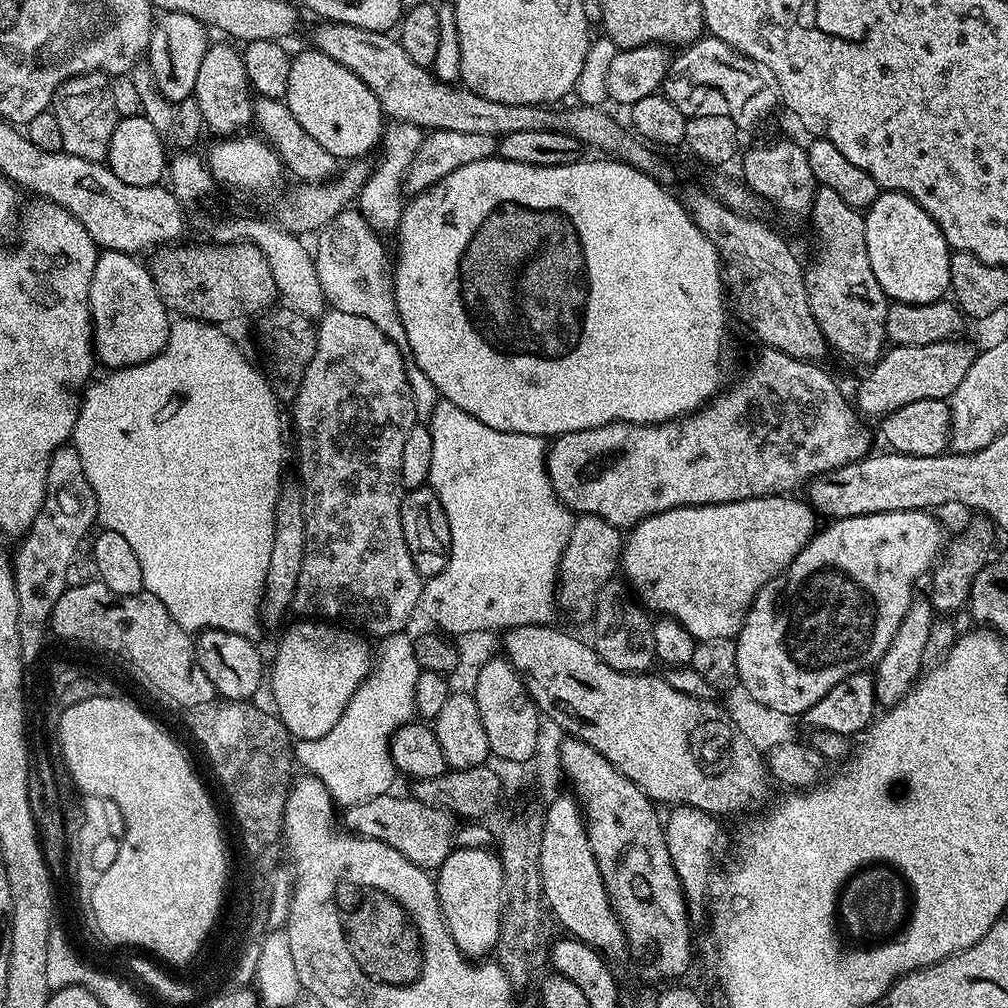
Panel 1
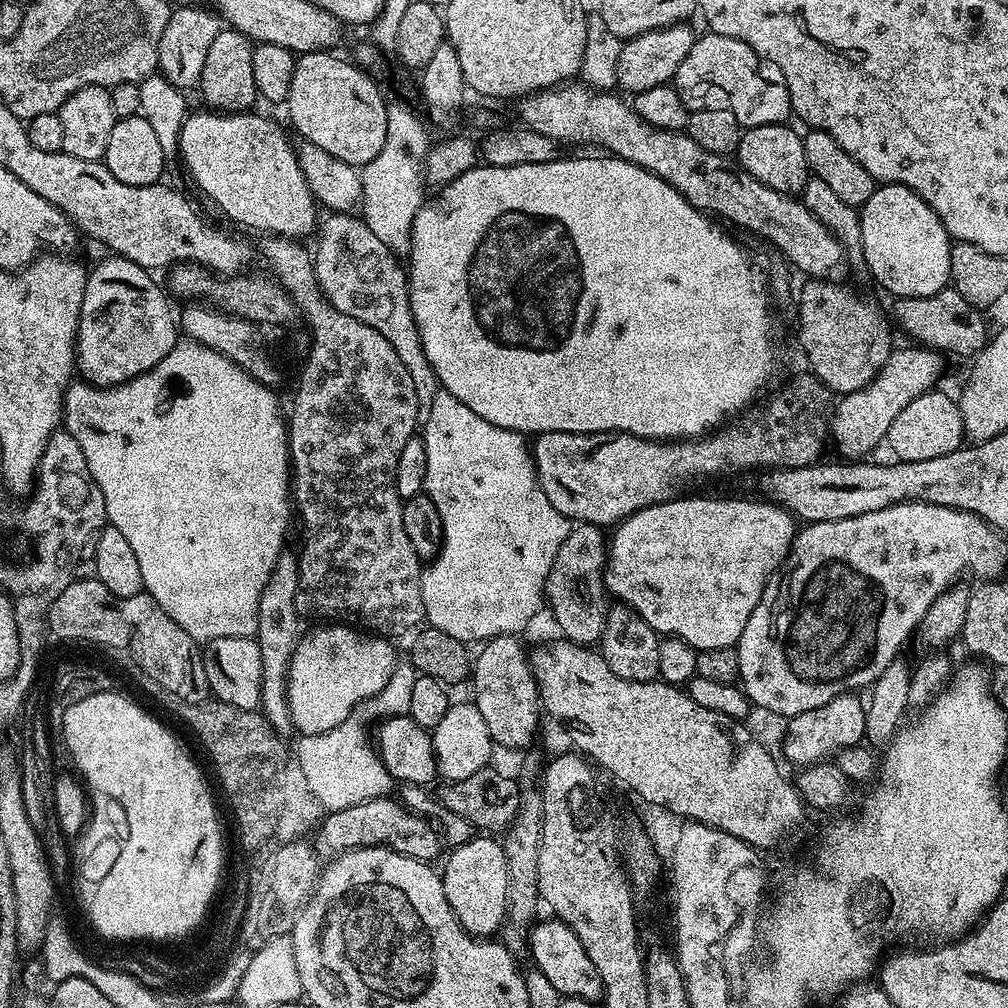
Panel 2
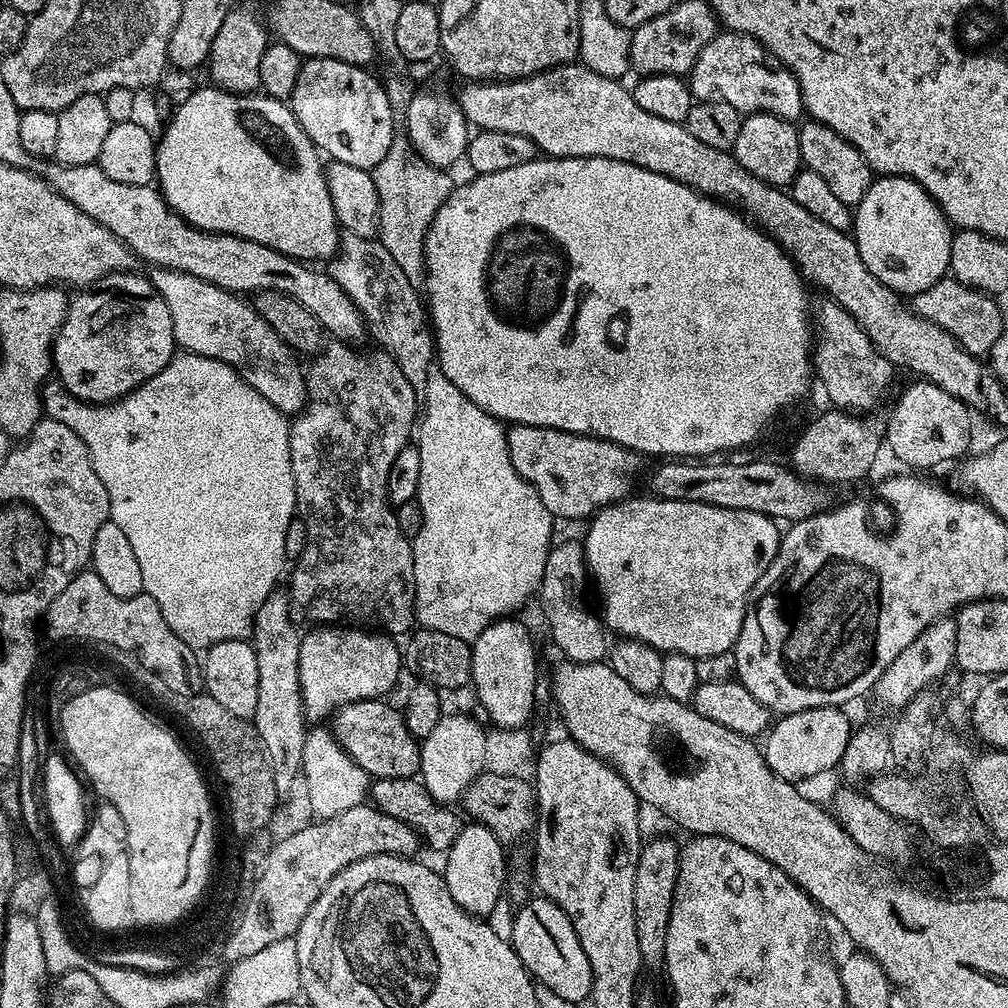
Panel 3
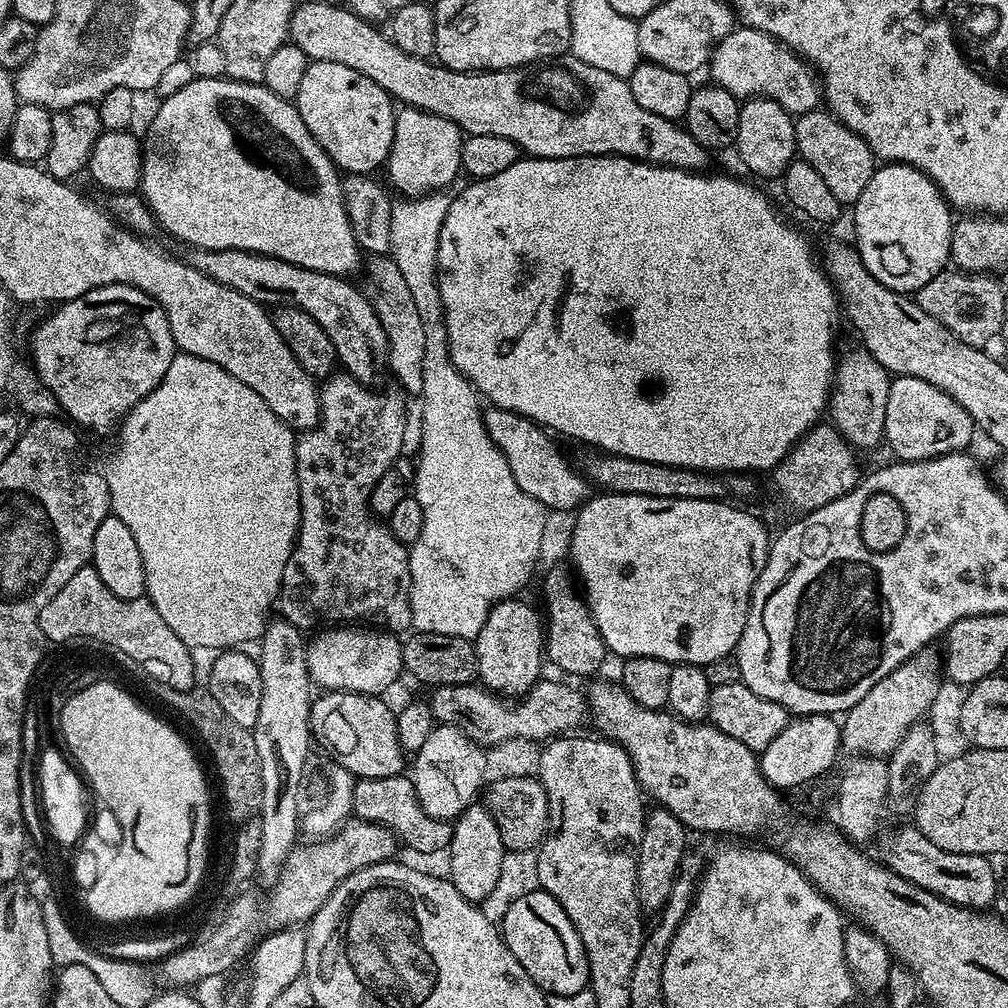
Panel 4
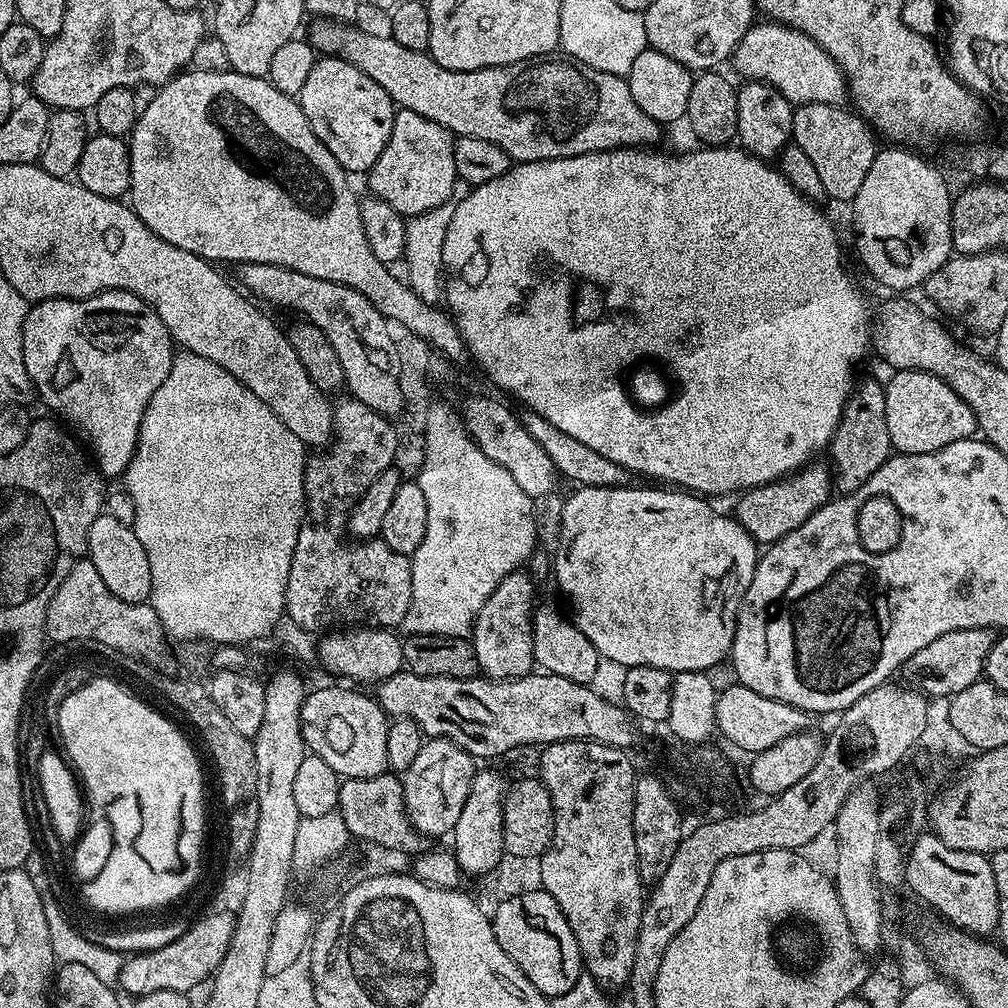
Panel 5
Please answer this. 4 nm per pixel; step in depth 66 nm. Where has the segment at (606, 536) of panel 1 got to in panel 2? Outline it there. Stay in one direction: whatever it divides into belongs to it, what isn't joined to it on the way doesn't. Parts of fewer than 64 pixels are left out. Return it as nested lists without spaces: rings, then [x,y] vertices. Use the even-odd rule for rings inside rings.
[[[573,523],[569,527],[566,542],[558,546],[554,566],[550,566],[550,574],[546,578],[544,595],[547,607],[552,607],[552,616],[560,627],[559,635],[572,644],[595,645],[604,629],[604,566],[608,550],[604,532],[605,529],[599,524]]]

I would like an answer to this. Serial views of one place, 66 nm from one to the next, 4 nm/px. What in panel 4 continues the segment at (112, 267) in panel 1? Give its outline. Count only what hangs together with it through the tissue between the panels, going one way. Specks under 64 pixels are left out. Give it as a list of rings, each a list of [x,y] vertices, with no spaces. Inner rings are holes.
[[[111,284],[90,290],[73,300],[63,301],[32,332],[32,364],[36,367],[39,383],[50,390],[57,405],[69,412],[71,423],[92,432],[115,429],[124,415],[150,390],[166,378],[170,362],[178,355],[174,334],[166,314],[150,294],[125,284]]]

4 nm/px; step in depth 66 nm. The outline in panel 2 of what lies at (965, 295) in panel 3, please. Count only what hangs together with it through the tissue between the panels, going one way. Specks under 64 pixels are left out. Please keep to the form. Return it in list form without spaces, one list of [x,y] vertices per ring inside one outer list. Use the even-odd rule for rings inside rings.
[[[949,286],[947,288],[942,289],[938,294],[930,294],[929,296],[901,296],[899,299],[895,301],[896,305],[893,306],[891,315],[894,317],[896,315],[896,320],[900,323],[900,328],[904,332],[909,332],[910,335],[913,336],[913,341],[919,342],[921,345],[924,345],[927,348],[931,348],[933,350],[939,350],[941,353],[947,354],[947,352],[953,352],[956,356],[968,356],[967,358],[974,358],[978,355],[978,353],[984,348],[985,344],[988,343],[990,339],[990,331],[988,332],[988,324],[984,321],[985,313],[981,311],[981,309],[974,307],[973,304],[968,302],[966,298],[962,298],[962,294],[958,294],[956,289]]]

